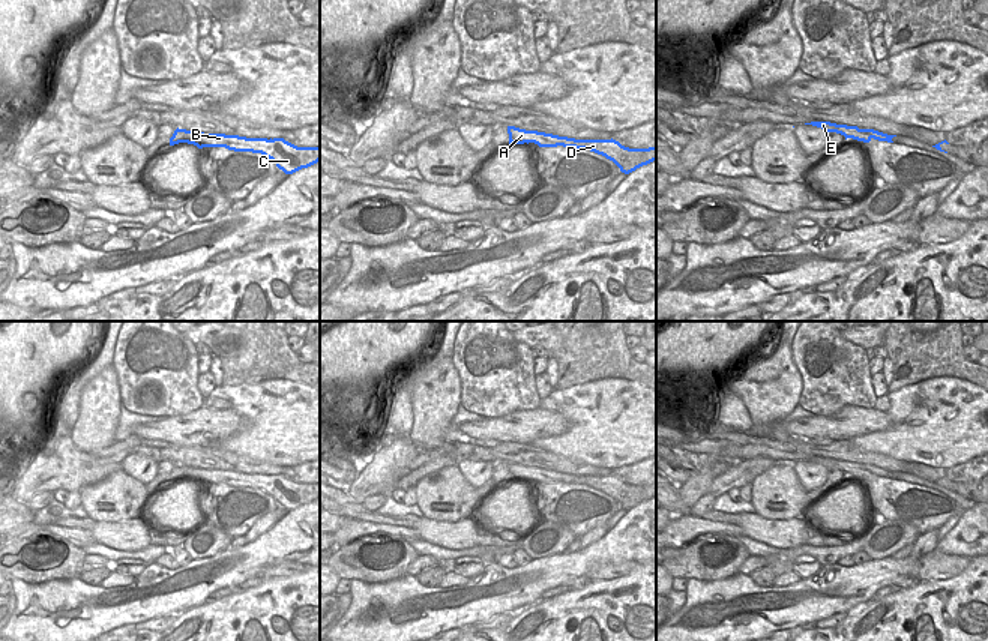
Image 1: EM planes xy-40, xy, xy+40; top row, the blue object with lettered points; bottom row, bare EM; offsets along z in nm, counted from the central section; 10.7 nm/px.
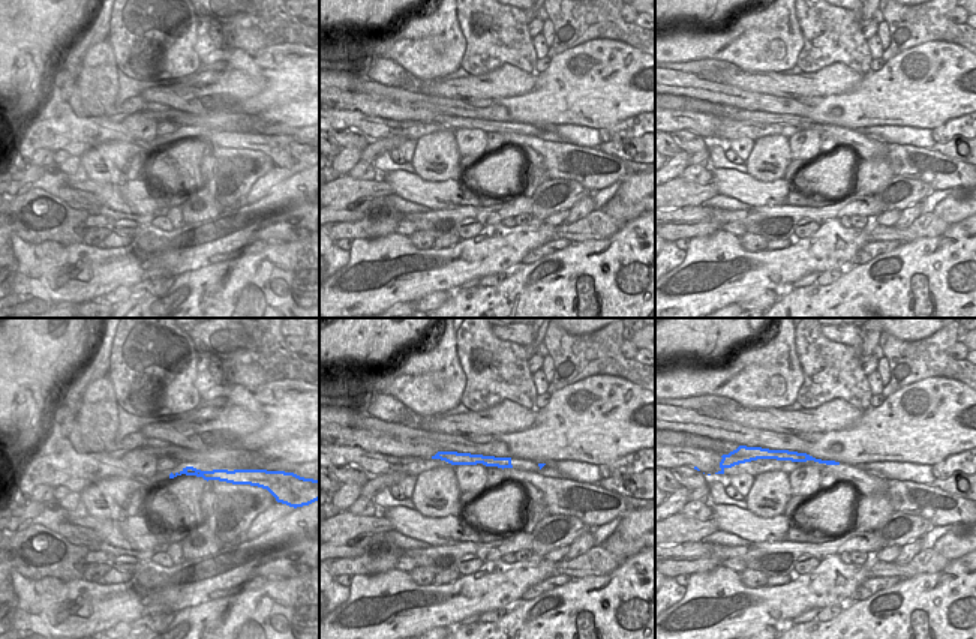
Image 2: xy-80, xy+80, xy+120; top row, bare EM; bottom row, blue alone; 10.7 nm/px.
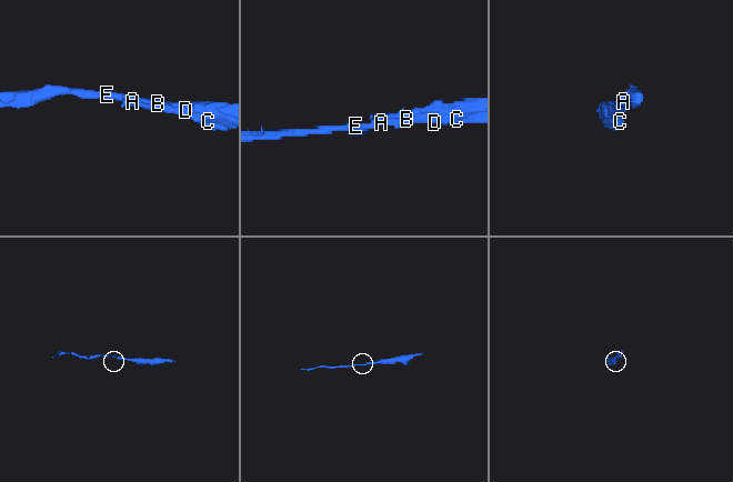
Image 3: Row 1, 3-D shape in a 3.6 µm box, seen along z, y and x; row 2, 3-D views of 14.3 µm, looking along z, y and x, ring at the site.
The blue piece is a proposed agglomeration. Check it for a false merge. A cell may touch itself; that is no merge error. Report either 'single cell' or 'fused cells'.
single cell

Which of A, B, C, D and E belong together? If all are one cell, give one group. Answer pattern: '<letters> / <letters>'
A B C D E

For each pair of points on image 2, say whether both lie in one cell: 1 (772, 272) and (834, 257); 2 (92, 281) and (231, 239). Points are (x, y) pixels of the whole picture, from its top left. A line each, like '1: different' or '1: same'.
1: same
2: same

